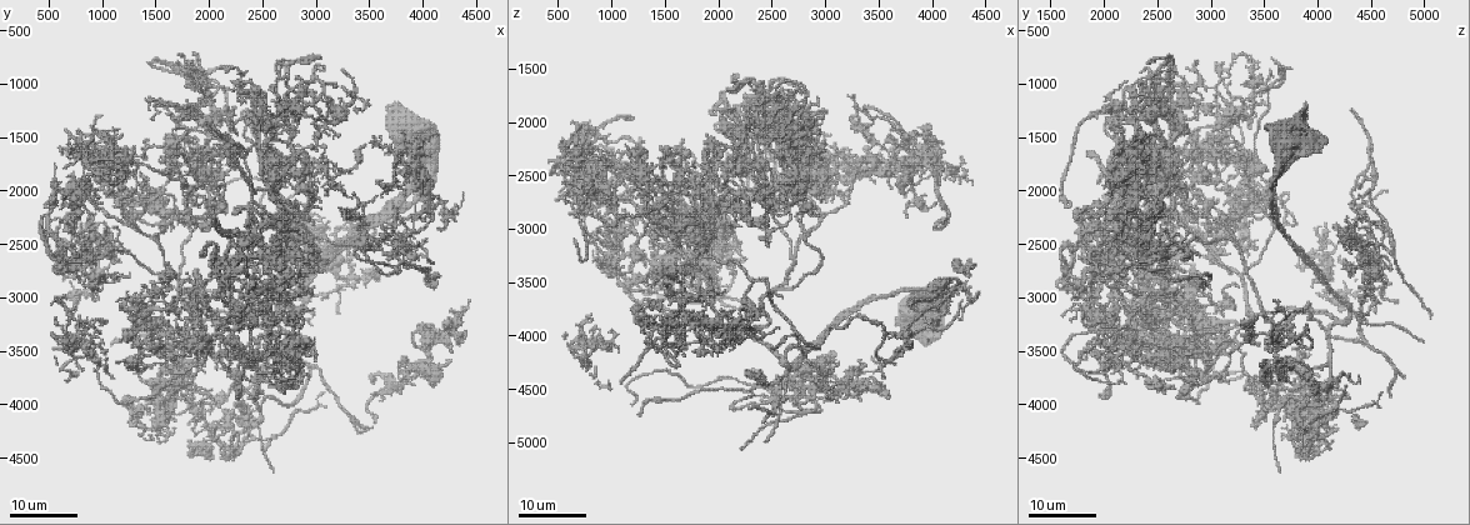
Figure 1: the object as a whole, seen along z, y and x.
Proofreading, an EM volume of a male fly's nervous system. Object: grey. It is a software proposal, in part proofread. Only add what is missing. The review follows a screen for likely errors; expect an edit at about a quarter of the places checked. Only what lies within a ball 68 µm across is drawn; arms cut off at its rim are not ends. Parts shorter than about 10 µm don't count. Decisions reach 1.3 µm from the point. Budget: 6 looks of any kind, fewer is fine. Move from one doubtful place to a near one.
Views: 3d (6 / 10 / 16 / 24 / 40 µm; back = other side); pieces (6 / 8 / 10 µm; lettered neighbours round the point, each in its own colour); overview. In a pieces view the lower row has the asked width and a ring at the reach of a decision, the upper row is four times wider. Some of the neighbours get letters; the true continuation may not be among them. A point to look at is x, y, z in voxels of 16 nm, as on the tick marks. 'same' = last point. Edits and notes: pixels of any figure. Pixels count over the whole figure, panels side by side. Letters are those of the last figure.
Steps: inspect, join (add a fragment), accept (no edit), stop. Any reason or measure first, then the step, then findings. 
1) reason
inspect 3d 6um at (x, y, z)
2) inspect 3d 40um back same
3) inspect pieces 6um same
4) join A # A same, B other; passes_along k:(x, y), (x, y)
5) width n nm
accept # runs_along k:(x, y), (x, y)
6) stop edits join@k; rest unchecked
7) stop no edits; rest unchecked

inspect 3d 24um at (1000, 2300, 3160)

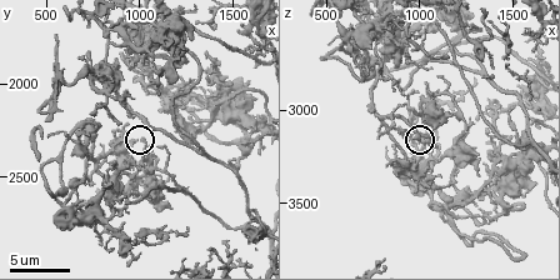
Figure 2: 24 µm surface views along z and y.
see the neighbours
inspect pieces 6um at (1020, 2300, 3160)

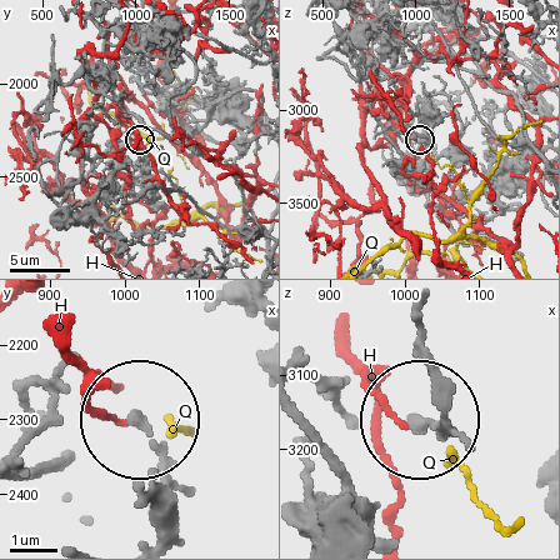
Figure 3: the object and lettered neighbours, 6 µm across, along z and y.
accept # H other, Q other; runs_along 3:(140, 539), (160, 455), (140, 424); none of them fits

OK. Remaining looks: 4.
stops while still wide
inspect 3d 16um at (1220, 1860, 1980)

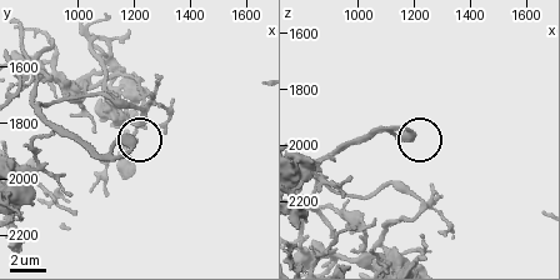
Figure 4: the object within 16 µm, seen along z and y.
what lies round it
inspect pieces 6um at (1200, 1860, 1980)

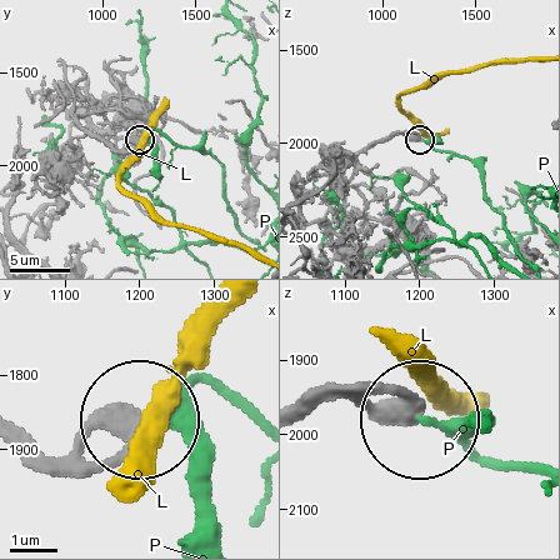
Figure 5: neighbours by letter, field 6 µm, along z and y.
width 500 nm
accept # L other, P other; runs_along 5:(306, 418), (341, 398), (410, 421); none of them fits

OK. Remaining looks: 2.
an open end
inspect 3d 16um at (3380, 2580, 1860)

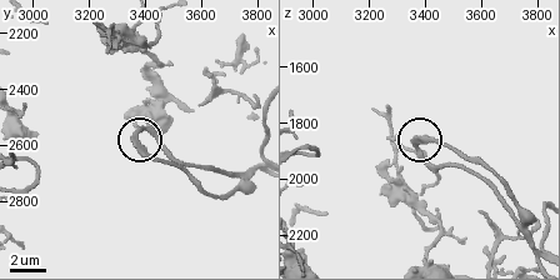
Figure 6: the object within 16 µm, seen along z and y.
inspect pieces 6um at (3360, 2570, 1860)

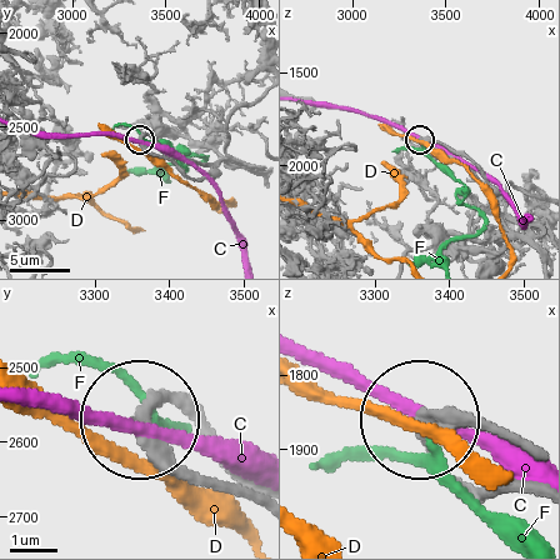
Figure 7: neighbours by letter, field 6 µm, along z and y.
width 230 nm
accept # C other, D other, F other; runs_along 7:(473, 426), (418, 419); no lettered fragment goes on from it

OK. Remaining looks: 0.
stop no edits; rest unchecked

